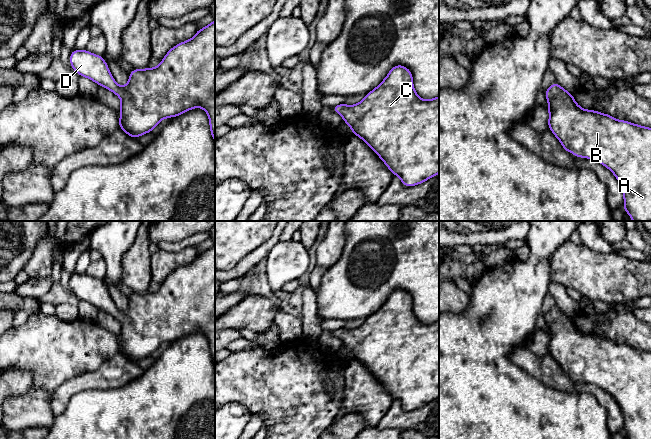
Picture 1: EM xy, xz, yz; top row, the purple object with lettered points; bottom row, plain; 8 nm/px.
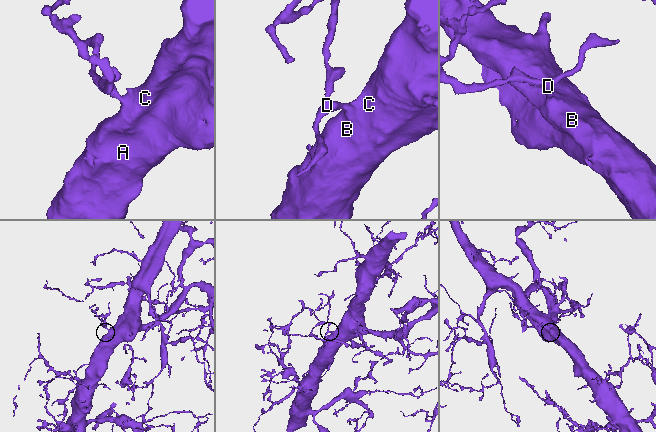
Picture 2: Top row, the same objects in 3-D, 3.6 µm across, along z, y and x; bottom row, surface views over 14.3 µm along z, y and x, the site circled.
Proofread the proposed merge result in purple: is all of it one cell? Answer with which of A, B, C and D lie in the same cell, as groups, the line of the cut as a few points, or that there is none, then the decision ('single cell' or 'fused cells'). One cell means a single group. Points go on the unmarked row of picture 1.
A B C D; no cut; single cell

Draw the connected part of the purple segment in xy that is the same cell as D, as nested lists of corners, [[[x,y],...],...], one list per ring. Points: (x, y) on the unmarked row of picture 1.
[[[215,243],[193,262],[171,272],[156,292],[133,293],[128,307],[120,311],[112,301],[102,280],[86,273],[73,274],[70,289],[81,301],[86,301],[121,323],[119,352],[137,363],[150,357],[161,344],[179,340],[196,331],[204,333],[209,341],[212,362],[215,367]]]

